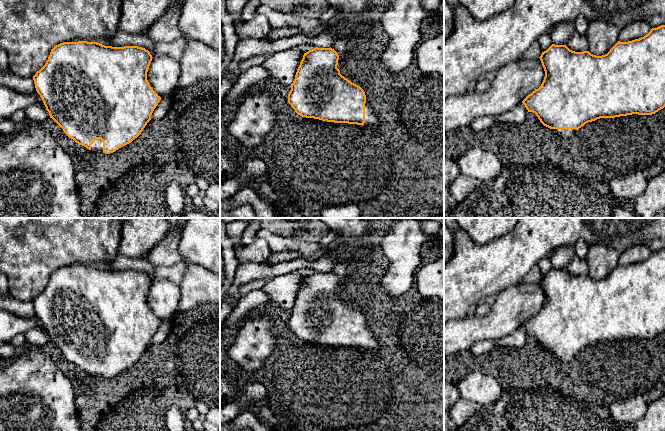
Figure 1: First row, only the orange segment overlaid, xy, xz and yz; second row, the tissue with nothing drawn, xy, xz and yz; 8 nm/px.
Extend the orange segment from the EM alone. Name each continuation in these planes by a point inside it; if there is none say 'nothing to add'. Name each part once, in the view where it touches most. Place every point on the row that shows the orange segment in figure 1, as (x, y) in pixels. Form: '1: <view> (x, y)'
1: xy (97, 146)

